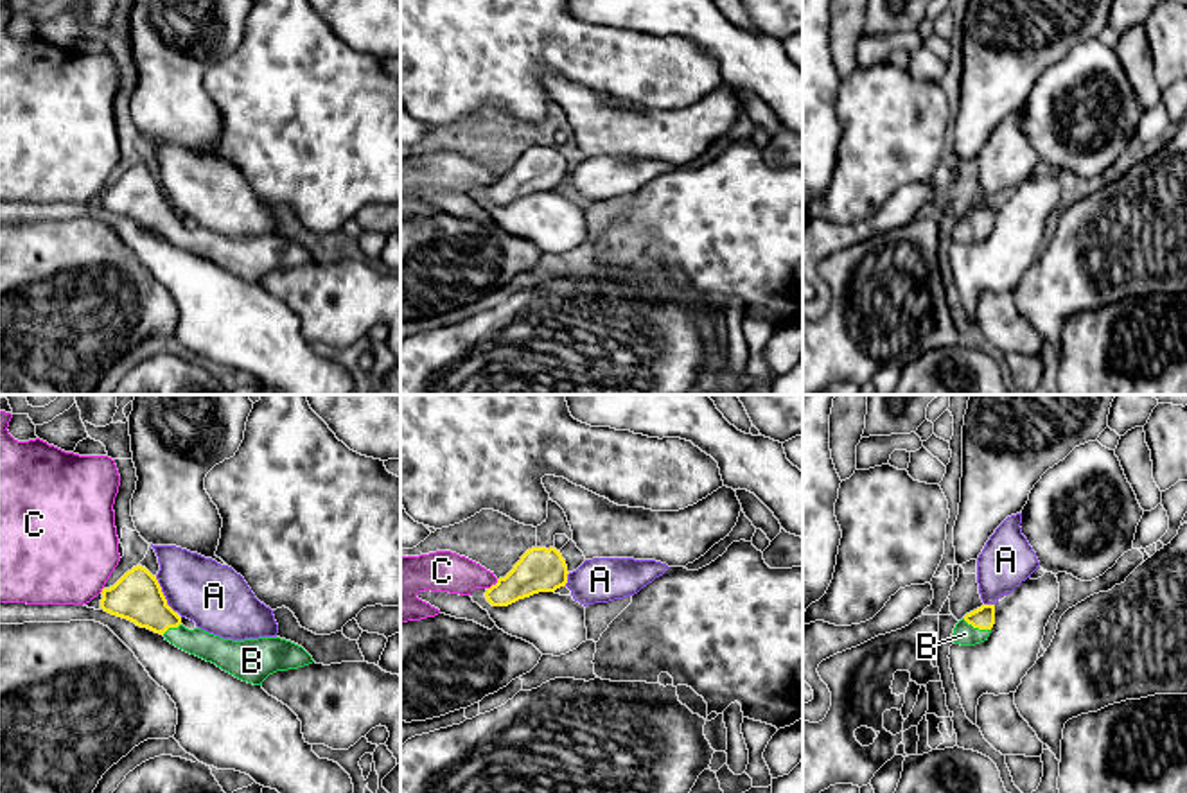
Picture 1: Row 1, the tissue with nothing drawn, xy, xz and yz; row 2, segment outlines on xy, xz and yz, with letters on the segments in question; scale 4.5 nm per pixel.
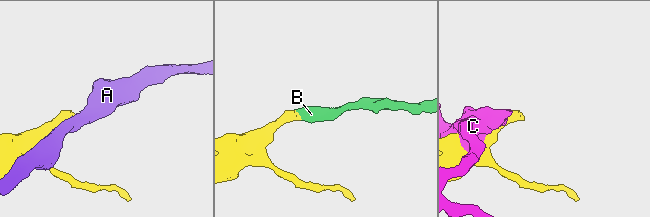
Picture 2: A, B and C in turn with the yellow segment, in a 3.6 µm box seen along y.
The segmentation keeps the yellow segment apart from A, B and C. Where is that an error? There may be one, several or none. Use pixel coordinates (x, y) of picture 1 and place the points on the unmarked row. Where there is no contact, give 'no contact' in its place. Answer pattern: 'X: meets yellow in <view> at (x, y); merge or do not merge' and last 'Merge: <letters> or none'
A: meets yellow in xy at (162, 192); do not merge
B: meets yellow in yz at (977, 225); merge
C: meets yellow in xz at (492, 183); do not merge
Merge: B

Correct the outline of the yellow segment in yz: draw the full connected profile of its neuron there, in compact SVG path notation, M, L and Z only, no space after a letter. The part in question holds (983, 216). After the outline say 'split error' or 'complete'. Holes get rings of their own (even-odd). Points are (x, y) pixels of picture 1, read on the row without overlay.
M982 203L966 212L954 226L952 239L961 244L975 244L988 239L995 222L995 203Z; split error

